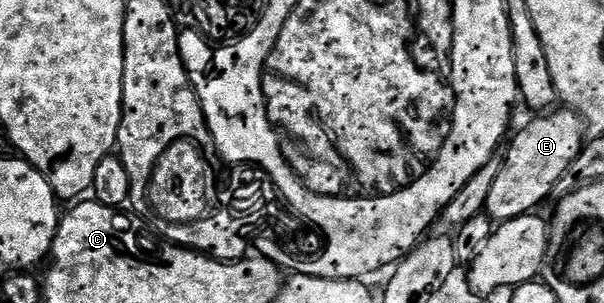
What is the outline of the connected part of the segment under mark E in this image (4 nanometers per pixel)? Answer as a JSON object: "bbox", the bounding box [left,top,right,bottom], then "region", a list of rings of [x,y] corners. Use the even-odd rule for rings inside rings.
{"bbox":[486,110,586,222],"region":[[[552,110],[547,114],[537,115],[516,137],[511,137],[503,153],[504,165],[498,170],[498,178],[490,190],[486,209],[493,221],[503,222],[519,216],[535,213],[544,199],[552,196],[554,186],[562,174],[578,158],[581,148],[586,143],[586,125],[571,110]]]}

